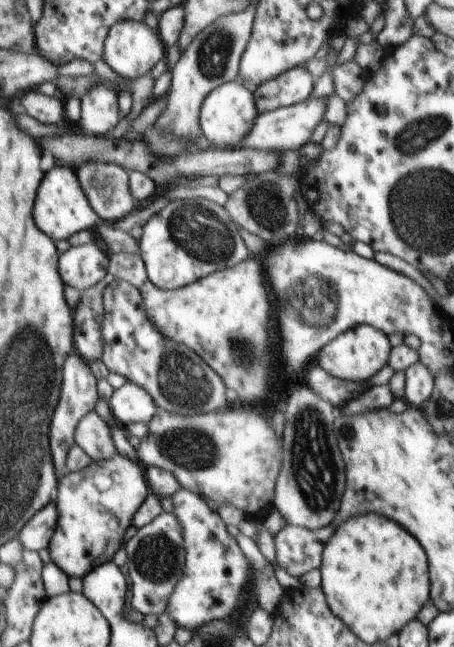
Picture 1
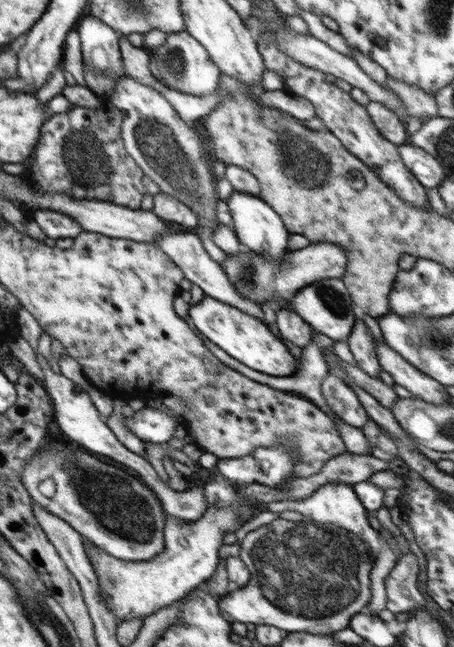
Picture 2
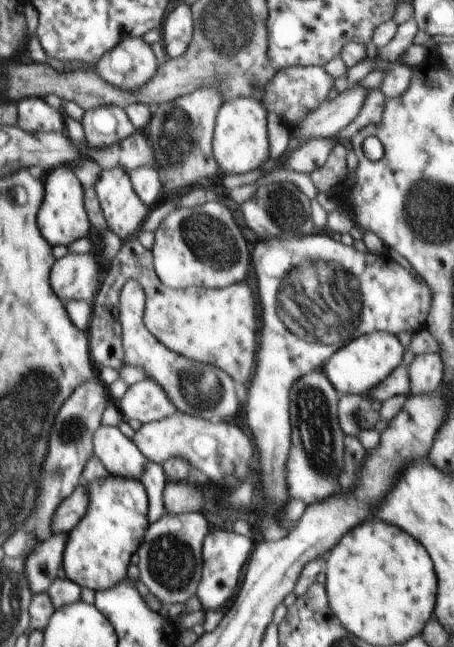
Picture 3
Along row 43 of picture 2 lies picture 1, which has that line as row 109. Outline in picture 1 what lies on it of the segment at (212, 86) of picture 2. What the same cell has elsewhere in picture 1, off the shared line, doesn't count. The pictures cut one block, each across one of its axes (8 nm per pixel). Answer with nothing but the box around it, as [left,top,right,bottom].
[154,2,258,146]

